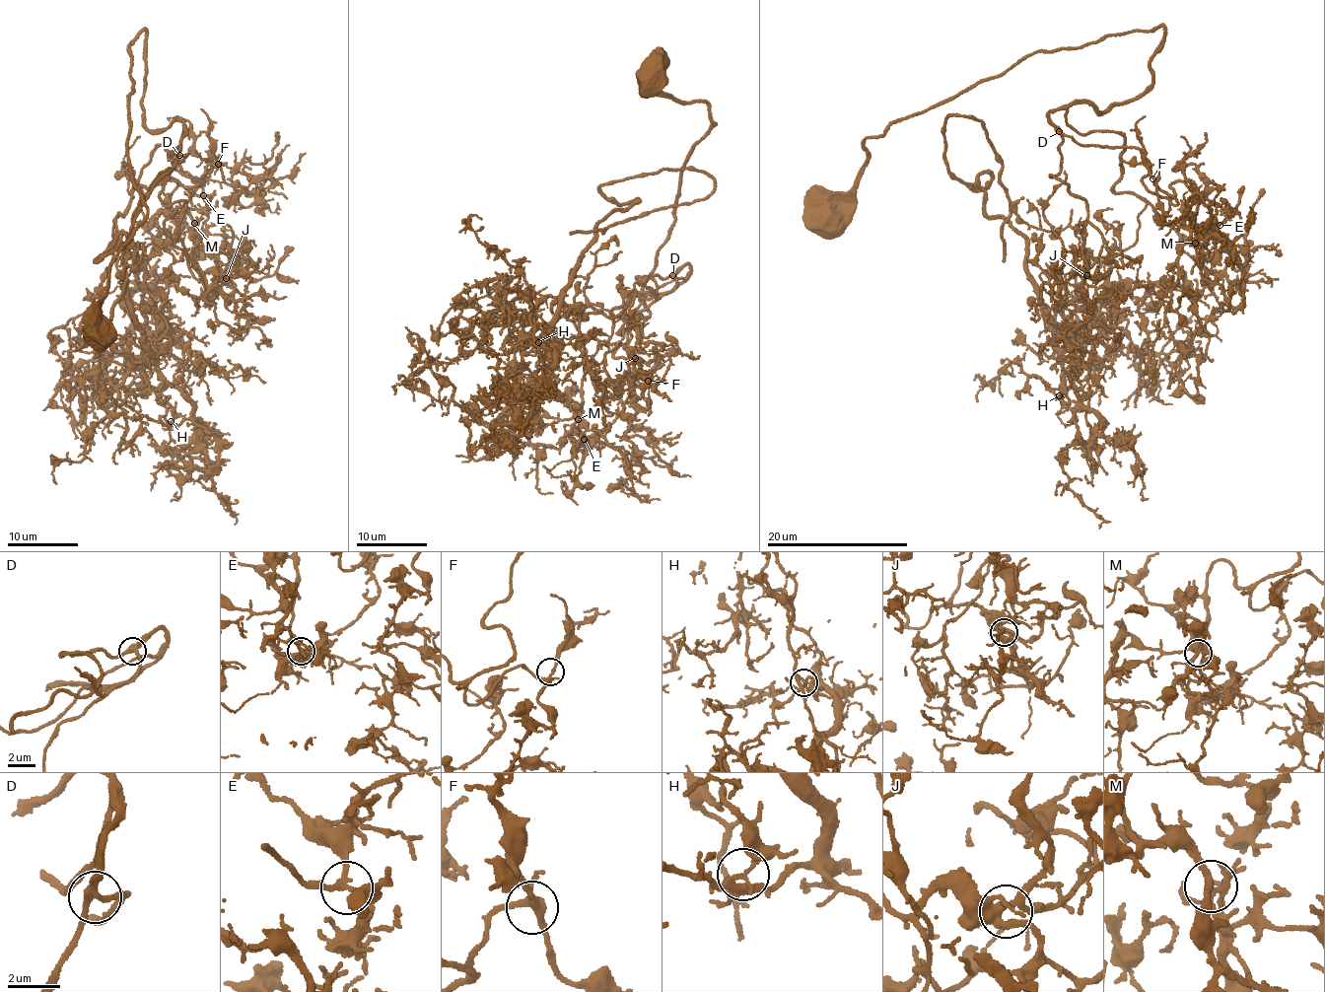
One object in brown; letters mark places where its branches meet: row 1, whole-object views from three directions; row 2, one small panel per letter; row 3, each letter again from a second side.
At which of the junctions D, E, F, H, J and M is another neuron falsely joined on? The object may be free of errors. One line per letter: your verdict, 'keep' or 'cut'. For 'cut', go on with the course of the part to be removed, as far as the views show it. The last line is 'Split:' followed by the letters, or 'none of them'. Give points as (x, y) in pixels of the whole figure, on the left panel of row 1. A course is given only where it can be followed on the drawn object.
D: keep
E: keep
F: keep
H: cut; foreign part runs (171, 422), (192, 401), (166, 381), (117, 275), (129, 238), (96, 259), (171, 169), (133, 218), (109, 320)
J: keep
M: keep
Split: H

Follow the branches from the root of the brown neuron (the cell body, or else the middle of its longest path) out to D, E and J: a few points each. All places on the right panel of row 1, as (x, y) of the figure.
D: (828, 217), (854, 204), (868, 138), (1038, 51), (1162, 27), (1151, 83), (1097, 114), (1052, 110), (1059, 131)
E: (828, 217), (868, 138), (1159, 26), (1143, 92), (1050, 123), (1137, 149), (1147, 190), (1182, 181), (1220, 225)
J: (828, 217), (868, 138), (1038, 51), (1162, 27), (1133, 100), (1050, 113), (1043, 215), (1086, 275)

